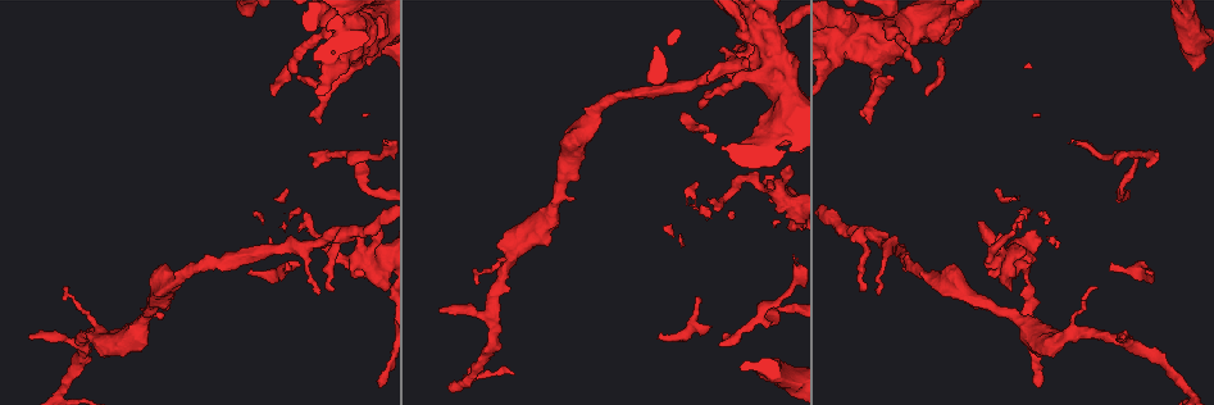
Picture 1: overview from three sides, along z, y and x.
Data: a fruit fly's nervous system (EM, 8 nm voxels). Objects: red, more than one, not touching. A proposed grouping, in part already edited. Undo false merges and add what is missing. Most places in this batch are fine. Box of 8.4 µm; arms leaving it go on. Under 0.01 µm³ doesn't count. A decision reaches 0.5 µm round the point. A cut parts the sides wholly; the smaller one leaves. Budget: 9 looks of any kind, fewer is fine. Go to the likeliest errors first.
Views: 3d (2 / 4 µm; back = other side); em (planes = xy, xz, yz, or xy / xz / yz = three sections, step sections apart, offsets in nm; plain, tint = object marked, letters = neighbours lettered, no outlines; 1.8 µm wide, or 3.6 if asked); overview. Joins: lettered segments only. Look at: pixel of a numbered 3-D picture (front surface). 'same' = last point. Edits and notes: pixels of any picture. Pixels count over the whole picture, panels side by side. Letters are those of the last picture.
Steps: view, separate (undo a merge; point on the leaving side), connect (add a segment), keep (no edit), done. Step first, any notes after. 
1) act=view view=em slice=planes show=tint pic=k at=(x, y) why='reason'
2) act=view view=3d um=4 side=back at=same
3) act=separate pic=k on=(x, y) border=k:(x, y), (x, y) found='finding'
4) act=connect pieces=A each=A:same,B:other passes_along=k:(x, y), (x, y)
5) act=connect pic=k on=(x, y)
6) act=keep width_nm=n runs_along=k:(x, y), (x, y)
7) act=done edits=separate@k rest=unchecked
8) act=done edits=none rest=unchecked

act=view view=em slice=xz step=4 show=plain pic=1 at=(30, 339) why='branch stops here'

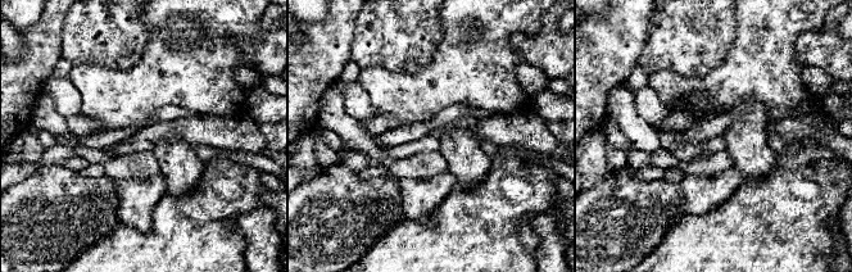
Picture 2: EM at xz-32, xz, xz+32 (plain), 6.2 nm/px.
act=view view=em slice=xz step=4 show=letters at=same why='see the neighbours'

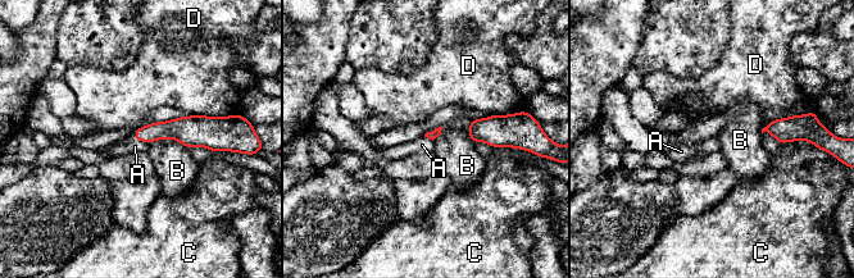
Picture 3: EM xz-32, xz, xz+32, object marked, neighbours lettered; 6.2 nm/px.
act=keep each=A:other,B:other,C:other,D:other runs_along=3:(216, 130), (160, 130), (137, 135) found='none of them fits'

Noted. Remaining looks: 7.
act=view view=3d um=4 pic=1 at=(1153, 272) why='thin end'

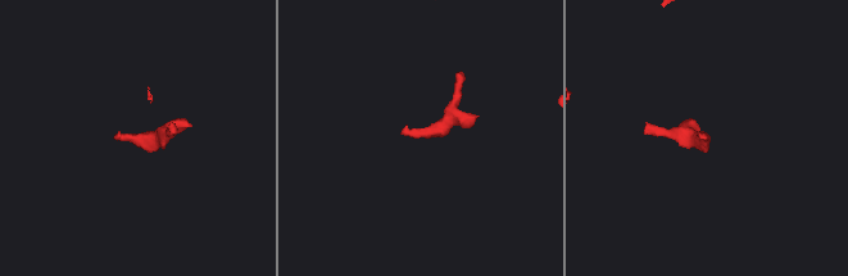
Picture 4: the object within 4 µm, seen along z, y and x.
act=view view=em slice=yz step=4 show=tint pic=4 at=(704, 136)

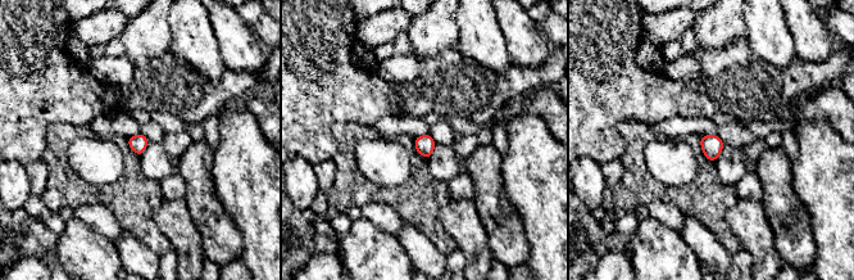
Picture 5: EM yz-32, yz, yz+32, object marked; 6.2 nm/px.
act=view view=em slice=planes show=letters at=same

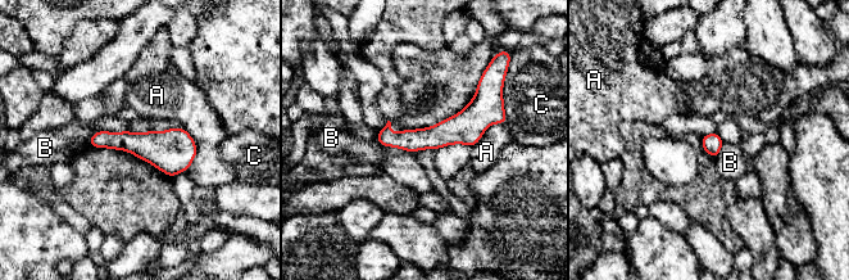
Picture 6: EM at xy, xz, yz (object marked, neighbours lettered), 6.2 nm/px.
act=keep each=A:other,B:other,C:other found='no lettered segment goes on from it'

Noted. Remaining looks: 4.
act=view view=3d um=4 pic=1 at=(776, 190) why='sharp bend'

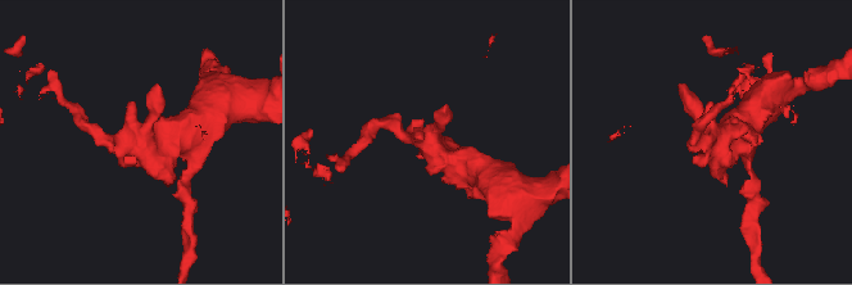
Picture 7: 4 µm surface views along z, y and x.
act=view view=em slice=yz step=8 show=tint pic=7 at=(425, 138) arms=3 arm_widths_nm=170,190,440

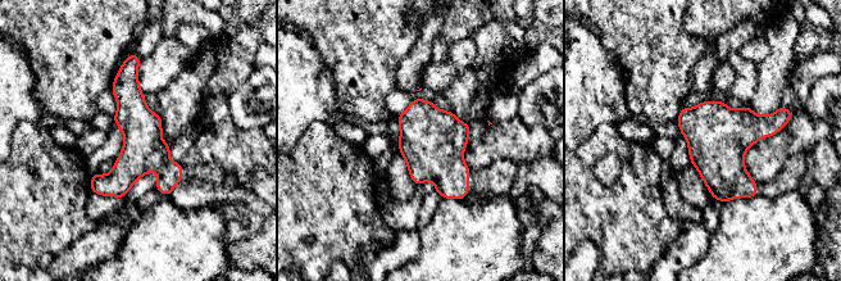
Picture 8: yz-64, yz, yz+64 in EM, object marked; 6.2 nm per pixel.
act=view view=em slice=planes show=letters at=same

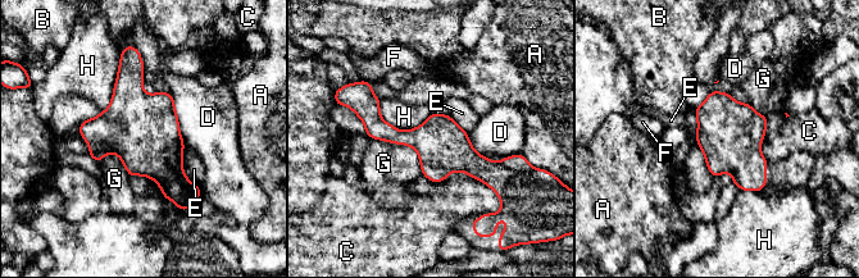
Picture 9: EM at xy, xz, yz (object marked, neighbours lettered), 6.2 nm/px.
act=keep longest_contact=G:420nm each=A:other,B:other,C:other,D:other,E:other,F:other,G:other,H:other runs_along=9:(359, 108), (391, 135), (501, 164) found='one cell here'

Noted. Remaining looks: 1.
act=done edits=none rest=unchecked

